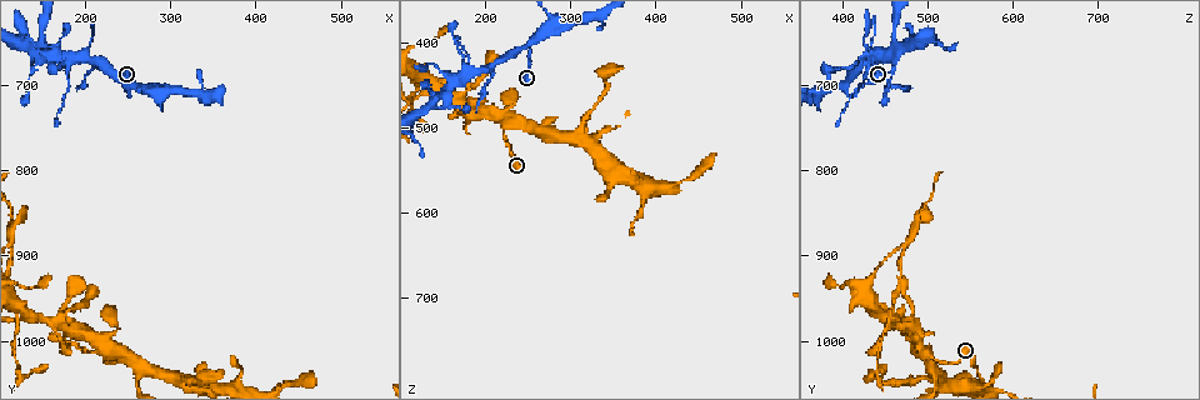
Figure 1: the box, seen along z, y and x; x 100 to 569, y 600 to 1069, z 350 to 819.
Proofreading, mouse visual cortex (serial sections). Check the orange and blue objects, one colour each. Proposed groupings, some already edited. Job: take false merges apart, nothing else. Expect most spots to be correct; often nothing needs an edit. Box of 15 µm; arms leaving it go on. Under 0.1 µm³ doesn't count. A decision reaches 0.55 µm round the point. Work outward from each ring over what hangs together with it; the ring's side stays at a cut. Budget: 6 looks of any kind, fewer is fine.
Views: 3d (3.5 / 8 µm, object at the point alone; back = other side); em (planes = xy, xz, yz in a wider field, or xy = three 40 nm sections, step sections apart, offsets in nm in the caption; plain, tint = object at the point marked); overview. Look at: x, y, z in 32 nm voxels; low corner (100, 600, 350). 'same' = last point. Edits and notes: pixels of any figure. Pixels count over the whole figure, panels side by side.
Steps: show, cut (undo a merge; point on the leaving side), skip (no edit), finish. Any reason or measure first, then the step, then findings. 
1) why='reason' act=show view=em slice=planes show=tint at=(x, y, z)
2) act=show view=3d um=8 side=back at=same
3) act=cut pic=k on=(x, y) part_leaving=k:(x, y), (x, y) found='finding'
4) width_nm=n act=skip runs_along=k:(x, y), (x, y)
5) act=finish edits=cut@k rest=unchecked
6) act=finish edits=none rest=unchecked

why='four-way junction' act=show view=3d um=3.5 at=(310, 1045, 510)

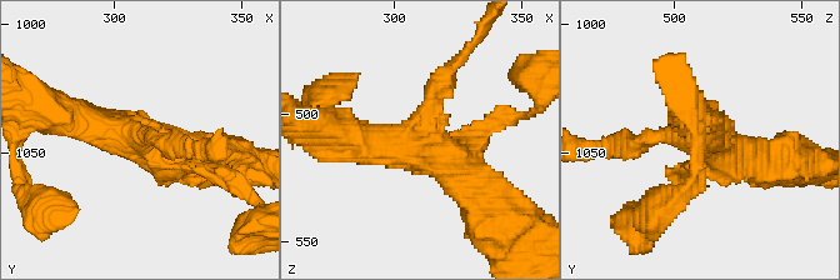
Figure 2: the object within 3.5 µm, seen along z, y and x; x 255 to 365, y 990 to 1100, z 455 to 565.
act=show view=em slice=xy step=2 show=tint at=(309, 1044, 512)

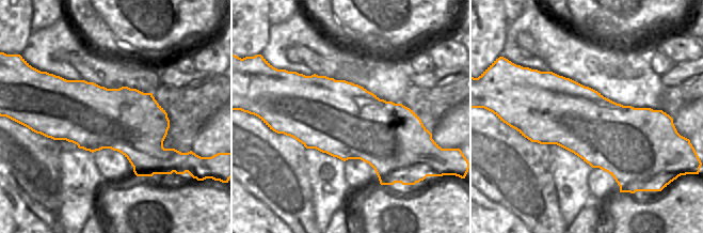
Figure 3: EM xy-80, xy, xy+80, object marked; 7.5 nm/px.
act=skip runs_along=2:(341, 131), (436, 154), (479, 199) found='all the same cell'

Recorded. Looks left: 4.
why='thin arm on a thick one' act=show view=3d um=3.5 at=(140, 970, 450)

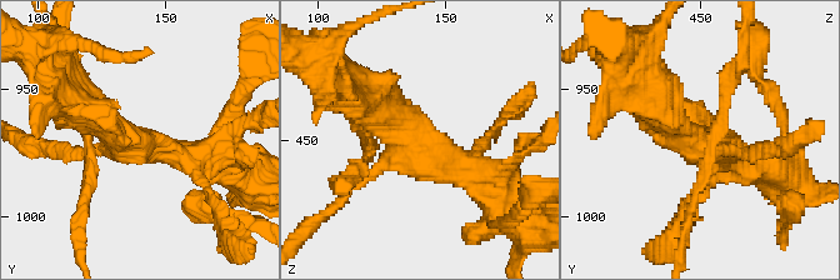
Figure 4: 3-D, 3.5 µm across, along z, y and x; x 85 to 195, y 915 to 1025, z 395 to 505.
act=show view=em slice=xy step=2 show=tint at=(139, 972, 454)

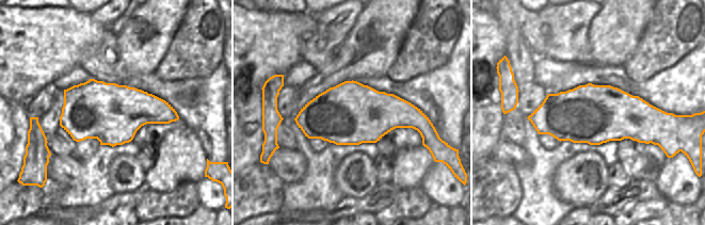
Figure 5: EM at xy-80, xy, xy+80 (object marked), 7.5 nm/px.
act=skip runs_along=4:(484, 186), (430, 164), (358, 100) found='continuous, no second cell'

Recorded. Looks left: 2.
why='sharp bend' act=show view=3d um=3.5 at=(250, 705, 405)

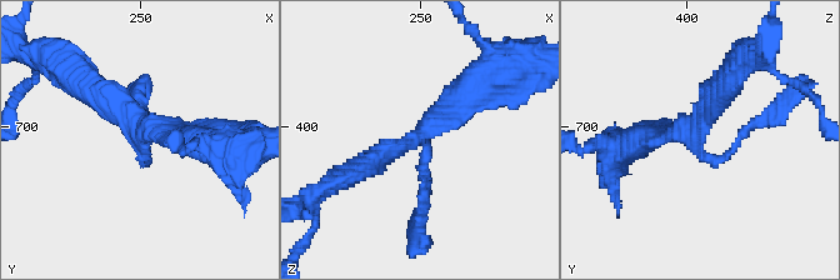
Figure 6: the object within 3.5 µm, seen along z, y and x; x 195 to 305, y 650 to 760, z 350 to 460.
act=show view=em slice=xy step=1 show=tint at=(253, 708, 403)

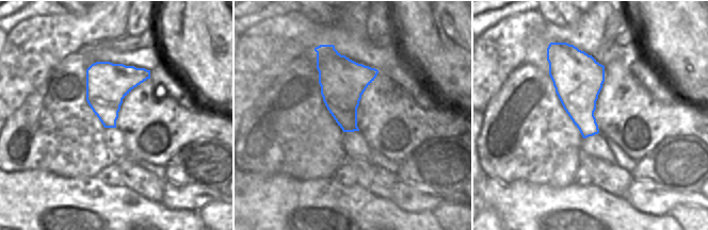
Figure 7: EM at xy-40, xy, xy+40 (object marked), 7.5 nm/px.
act=skip runs_along=6:(141, 123), (145, 160), (88, 88) found='all the same cell'

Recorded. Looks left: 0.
act=finish edits=none rest=unchecked

